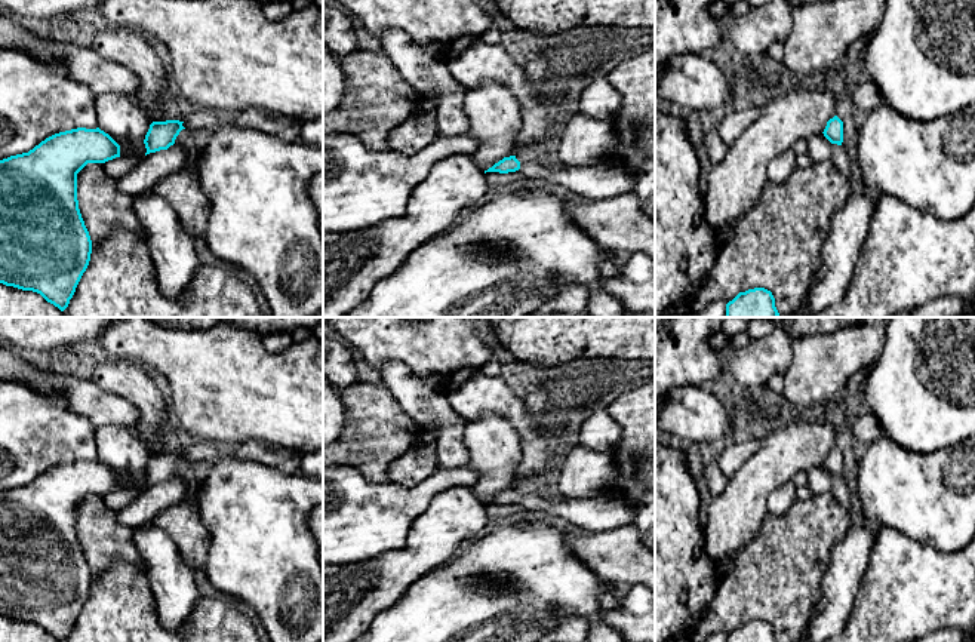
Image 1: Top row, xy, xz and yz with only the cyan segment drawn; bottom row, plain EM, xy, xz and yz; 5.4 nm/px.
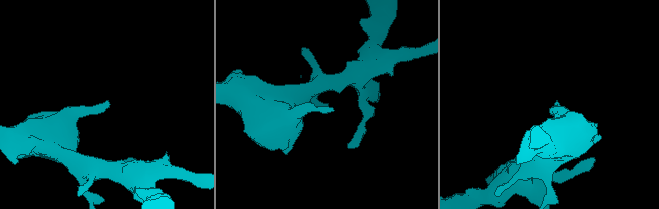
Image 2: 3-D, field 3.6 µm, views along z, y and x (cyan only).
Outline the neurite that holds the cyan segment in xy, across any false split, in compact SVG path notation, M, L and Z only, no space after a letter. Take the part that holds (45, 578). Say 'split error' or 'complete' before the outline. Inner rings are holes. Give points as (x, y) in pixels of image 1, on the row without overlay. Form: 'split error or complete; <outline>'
complete; M77 460L55 466L28 485L0 492L0 615L40 626L65 642L86 603L92 572L77 532L77 506L87 495L105 495L120 489L120 477L104 463Z

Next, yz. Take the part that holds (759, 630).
complete; M754 620L739 624L726 636L726 642L776 642L775 630L765 620Z

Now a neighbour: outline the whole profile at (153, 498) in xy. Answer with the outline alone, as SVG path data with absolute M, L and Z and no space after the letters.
M176 474L167 482L150 485L129 506L117 512L117 519L133 528L148 525L162 510L179 503L185 488L185 480Z

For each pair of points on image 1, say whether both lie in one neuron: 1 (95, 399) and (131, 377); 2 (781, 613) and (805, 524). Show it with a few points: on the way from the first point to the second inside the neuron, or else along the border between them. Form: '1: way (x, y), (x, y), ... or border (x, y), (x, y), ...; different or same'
1: border (91, 378), (102, 389), (126, 399), (137, 411); different
2: way (783, 590), (783, 567), (797, 546); same

